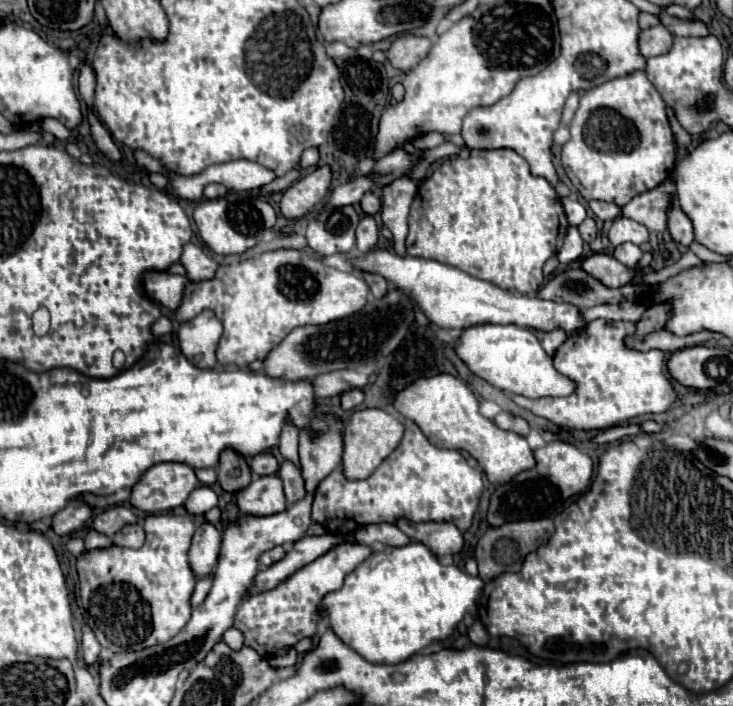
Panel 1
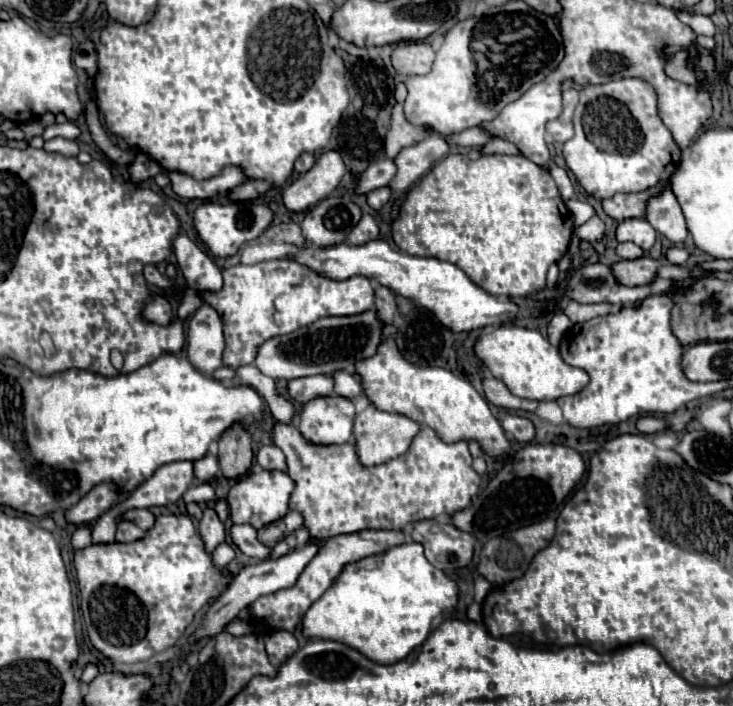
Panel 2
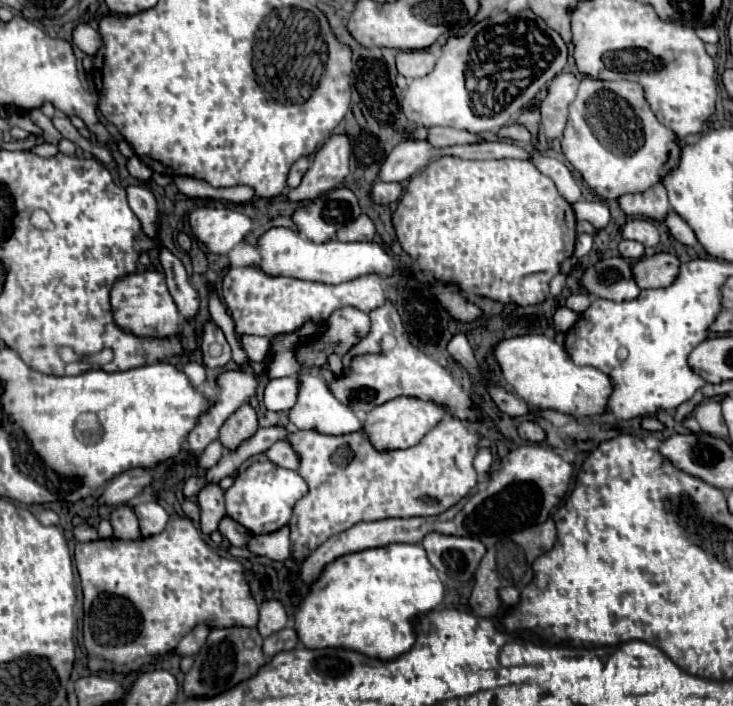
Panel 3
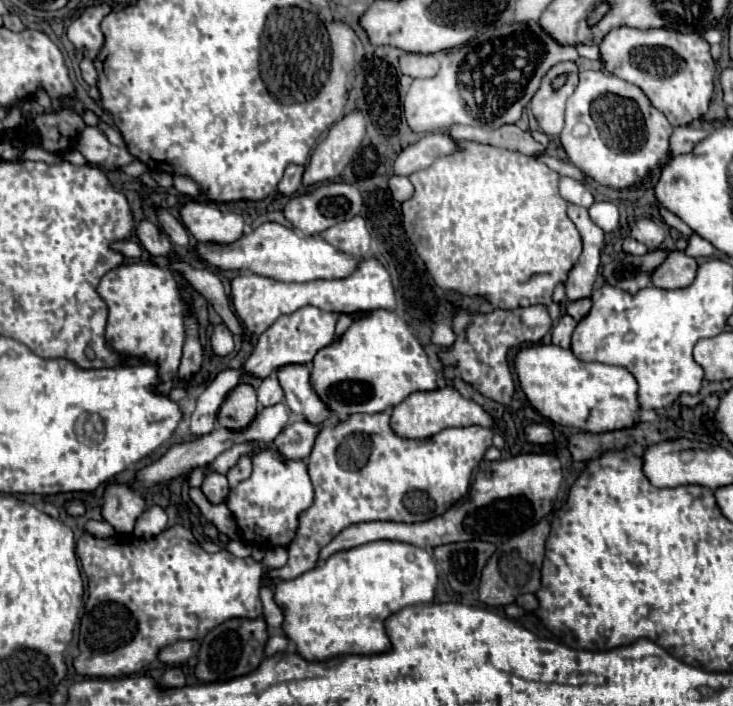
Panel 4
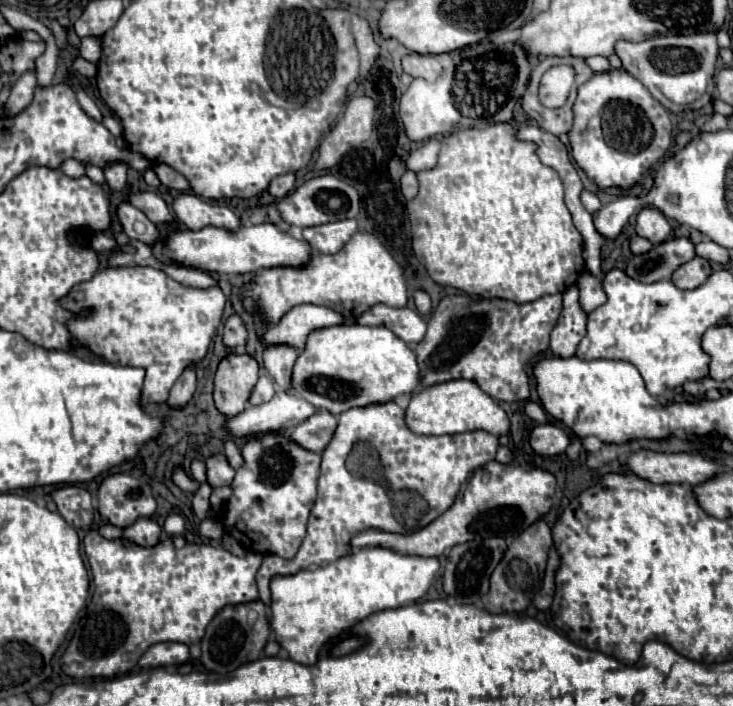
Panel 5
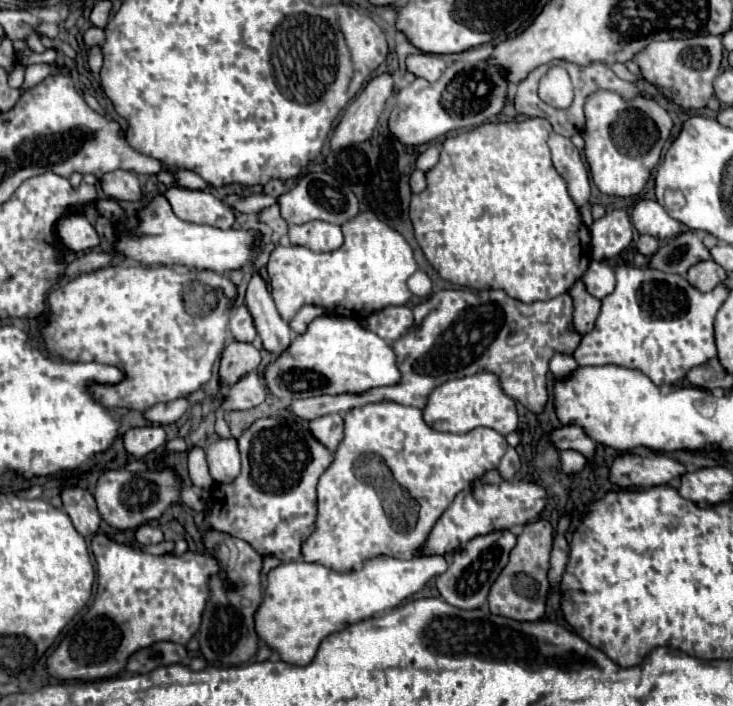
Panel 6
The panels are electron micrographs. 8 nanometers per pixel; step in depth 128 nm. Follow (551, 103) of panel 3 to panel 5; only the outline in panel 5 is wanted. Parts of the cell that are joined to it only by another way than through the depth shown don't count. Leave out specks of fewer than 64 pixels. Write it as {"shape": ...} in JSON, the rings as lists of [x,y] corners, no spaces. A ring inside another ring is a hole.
{"shape":[[[550,56],[550,58],[544,58],[540,64],[534,66],[532,70],[532,78],[530,78],[530,86],[522,98],[522,108],[524,112],[546,132],[552,132],[556,136],[560,134],[566,134],[572,126],[572,102],[574,102],[574,96],[576,96],[576,86],[572,88],[568,100],[564,106],[560,108],[546,108],[542,106],[542,102],[538,100],[538,84],[540,84],[540,78],[542,74],[552,68],[552,66],[558,66],[558,64],[568,64],[572,66],[576,72],[584,72],[584,76],[592,76],[594,72],[584,64],[582,58],[556,58],[556,56]]]}

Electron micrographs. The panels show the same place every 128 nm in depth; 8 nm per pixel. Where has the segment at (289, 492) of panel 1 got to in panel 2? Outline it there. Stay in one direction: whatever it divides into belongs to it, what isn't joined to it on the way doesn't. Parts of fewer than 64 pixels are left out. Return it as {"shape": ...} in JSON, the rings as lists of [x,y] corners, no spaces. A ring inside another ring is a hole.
{"shape":[[[276,424],[272,440],[286,456],[286,474],[296,482],[290,510],[298,510],[304,516],[304,526],[316,542],[366,528],[404,530],[412,522],[452,516],[468,508],[480,488],[480,476],[472,468],[468,444],[444,444],[428,426],[420,428],[404,456],[372,468],[364,468],[358,462],[352,442],[314,446],[302,438],[296,426]]]}

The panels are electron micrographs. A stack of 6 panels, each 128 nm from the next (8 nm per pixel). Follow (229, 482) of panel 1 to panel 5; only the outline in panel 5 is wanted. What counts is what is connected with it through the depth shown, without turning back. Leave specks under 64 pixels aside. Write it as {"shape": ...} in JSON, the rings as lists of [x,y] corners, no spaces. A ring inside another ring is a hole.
{"shape":[[[230,354],[218,366],[214,378],[214,402],[222,416],[240,414],[250,402],[252,388],[258,380],[258,364],[250,356]]]}

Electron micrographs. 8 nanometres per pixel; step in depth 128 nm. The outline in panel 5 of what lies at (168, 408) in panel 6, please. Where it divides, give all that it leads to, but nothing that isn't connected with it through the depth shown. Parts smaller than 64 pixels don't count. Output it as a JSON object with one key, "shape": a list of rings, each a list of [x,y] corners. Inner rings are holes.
{"shape":[[[190,364],[184,370],[184,374],[176,380],[176,384],[174,384],[172,392],[170,392],[168,404],[170,406],[178,406],[178,408],[184,406],[192,398],[194,390],[196,390],[196,368],[194,368],[194,364]]]}

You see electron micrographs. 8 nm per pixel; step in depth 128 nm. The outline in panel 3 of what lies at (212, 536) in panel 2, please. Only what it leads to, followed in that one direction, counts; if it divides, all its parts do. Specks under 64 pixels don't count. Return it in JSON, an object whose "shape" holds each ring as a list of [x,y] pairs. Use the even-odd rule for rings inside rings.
{"shape":[[[208,484],[202,488],[198,494],[198,504],[200,504],[200,530],[204,534],[212,534],[218,530],[220,520],[226,516],[224,510],[224,492],[220,490],[218,484]]]}

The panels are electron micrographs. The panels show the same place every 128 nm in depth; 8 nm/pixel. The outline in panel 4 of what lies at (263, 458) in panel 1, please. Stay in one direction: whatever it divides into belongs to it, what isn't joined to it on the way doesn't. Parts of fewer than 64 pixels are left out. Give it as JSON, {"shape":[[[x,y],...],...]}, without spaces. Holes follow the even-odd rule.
{"shape":[[[298,420],[280,432],[276,436],[274,446],[286,460],[306,460],[312,452],[314,438],[318,434],[318,428],[308,424],[306,420]]]}

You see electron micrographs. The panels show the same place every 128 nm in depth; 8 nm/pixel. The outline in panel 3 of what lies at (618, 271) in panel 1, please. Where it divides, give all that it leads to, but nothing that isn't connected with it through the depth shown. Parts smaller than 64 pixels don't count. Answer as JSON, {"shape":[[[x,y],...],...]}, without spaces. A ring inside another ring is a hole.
{"shape":[[[654,254],[632,262],[632,274],[640,288],[670,286],[678,274],[678,258],[674,254]]]}

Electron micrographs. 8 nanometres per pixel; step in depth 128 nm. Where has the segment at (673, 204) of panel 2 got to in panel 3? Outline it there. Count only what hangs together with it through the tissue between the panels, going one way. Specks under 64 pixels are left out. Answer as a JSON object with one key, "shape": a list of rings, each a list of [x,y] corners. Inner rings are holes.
{"shape":[[[670,210],[670,212],[666,214],[664,224],[666,224],[666,228],[670,230],[670,234],[672,234],[680,244],[684,244],[684,246],[696,246],[698,240],[696,240],[696,236],[694,236],[692,228],[690,228],[674,210]]]}

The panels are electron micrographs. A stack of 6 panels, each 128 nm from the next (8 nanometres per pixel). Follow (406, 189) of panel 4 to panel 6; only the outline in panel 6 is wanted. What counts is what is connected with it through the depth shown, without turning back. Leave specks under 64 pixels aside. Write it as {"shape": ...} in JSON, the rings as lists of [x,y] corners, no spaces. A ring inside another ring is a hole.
{"shape":[[[414,170],[410,174],[410,188],[412,188],[414,194],[416,192],[422,192],[426,188],[426,178],[424,178],[424,172],[422,170]]]}

